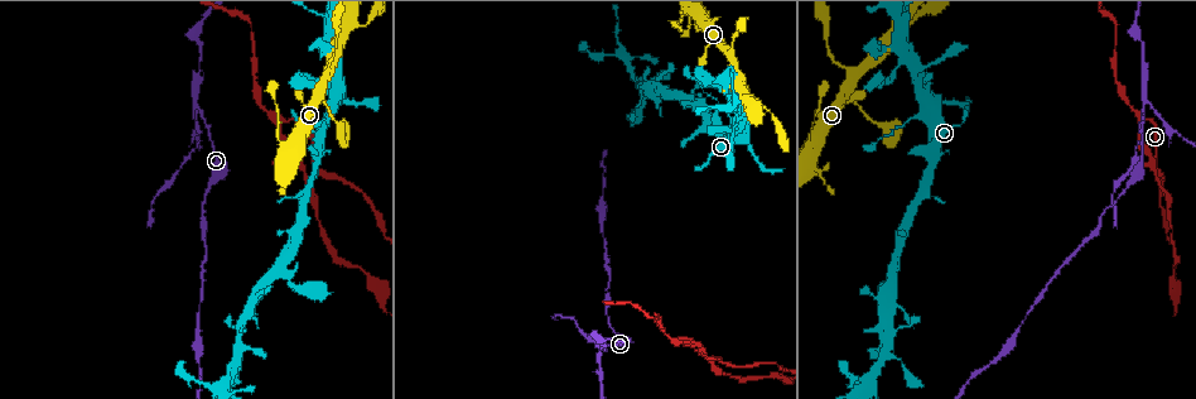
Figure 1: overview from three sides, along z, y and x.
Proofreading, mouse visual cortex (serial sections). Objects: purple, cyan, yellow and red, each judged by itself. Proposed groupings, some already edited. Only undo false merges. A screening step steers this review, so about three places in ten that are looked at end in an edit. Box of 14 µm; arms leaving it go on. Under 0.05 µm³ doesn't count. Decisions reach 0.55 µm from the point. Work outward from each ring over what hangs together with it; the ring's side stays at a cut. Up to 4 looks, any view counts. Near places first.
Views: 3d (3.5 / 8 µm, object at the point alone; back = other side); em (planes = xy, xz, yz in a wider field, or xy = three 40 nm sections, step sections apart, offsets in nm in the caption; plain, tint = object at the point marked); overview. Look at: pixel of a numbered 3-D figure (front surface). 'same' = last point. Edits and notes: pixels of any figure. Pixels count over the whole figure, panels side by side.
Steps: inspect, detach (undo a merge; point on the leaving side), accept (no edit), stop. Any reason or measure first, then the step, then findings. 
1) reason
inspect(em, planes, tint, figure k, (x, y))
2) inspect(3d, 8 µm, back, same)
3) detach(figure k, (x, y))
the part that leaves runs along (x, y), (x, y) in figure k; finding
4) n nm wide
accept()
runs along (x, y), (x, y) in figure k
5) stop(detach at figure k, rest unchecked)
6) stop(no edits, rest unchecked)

four or more arms meet
inspect(3d, 3.5 µm, figure 1, (930, 111))

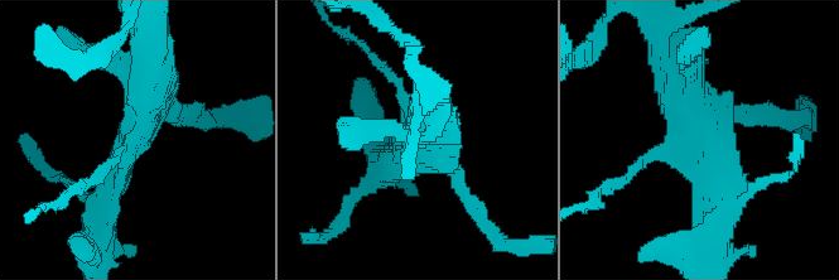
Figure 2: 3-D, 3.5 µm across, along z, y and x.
need the tissue
inspect(em, xy, step 2, tint, figure 2, (701, 130))

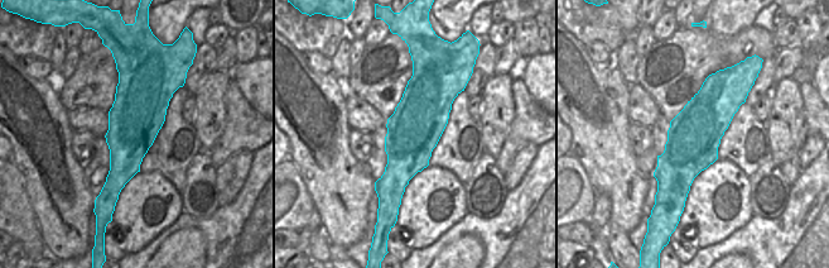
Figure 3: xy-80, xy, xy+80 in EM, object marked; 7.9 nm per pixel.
accept()
one cell here

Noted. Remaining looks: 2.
small branch off a trunk
inspect(3d, 3.5 µm, figure 1, (328, 25))

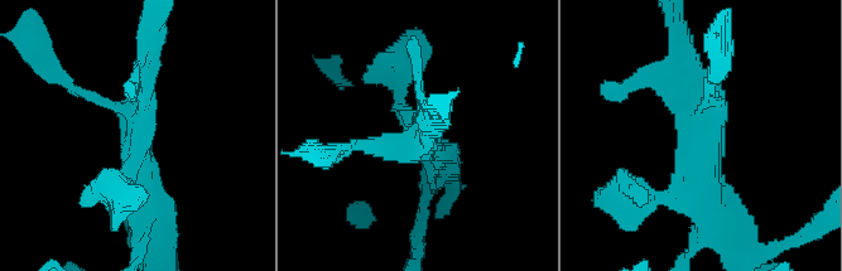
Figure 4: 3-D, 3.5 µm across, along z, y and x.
3 arms; arms of 150, 200, 350 nm; need the tissue
inspect(em, xy, step 3, tint, figure 4, (137, 125))

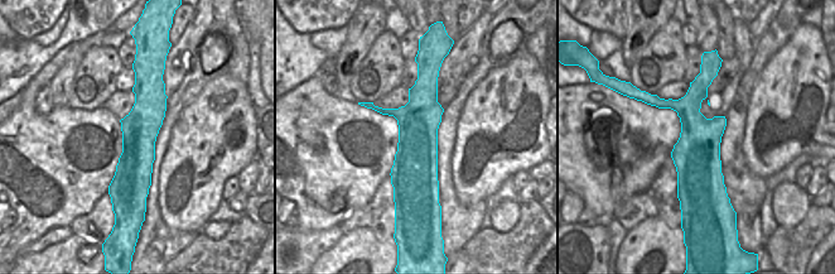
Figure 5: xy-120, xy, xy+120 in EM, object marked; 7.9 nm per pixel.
accept()
runs along (426, 68), (406, 200) in figure 5; continuous, no second cell

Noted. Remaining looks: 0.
stop(no edits, rest unchecked)

